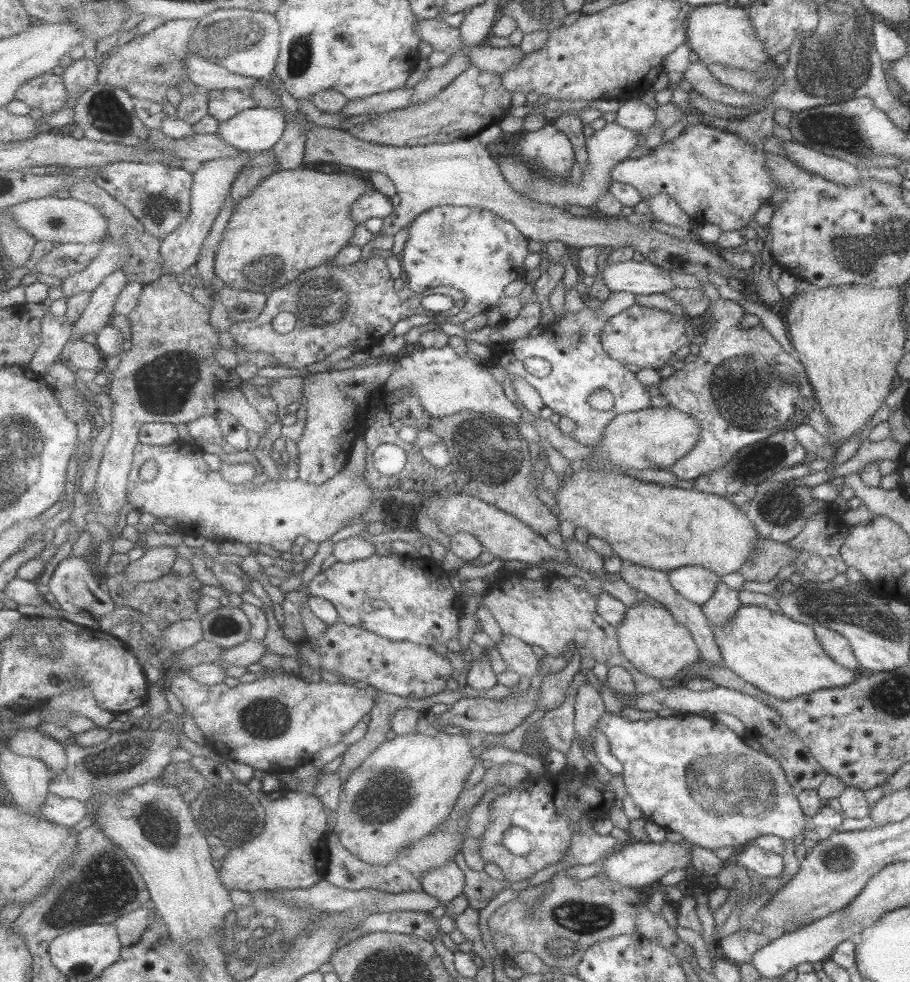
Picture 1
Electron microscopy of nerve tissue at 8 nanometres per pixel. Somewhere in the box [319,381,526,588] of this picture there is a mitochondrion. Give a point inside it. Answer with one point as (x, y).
(499, 460)

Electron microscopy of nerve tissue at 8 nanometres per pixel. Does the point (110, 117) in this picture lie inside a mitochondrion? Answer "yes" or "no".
yes

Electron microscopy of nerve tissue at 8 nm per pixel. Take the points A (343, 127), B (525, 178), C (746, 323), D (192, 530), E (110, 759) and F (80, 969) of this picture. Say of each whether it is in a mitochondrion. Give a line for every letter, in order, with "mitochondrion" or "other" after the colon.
A: other
B: mitochondrion
C: other
D: other
E: mitochondrion
F: mitochondrion

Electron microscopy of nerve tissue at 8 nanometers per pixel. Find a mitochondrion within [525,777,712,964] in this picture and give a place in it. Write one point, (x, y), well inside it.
(578, 917)

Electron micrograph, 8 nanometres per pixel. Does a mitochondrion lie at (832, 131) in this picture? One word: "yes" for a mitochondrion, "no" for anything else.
yes

